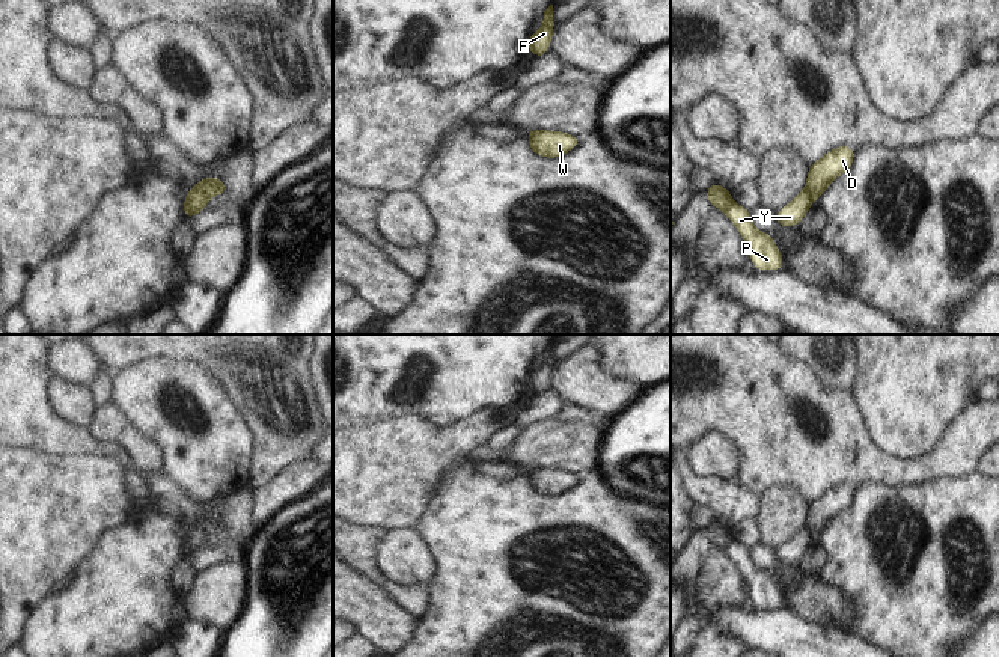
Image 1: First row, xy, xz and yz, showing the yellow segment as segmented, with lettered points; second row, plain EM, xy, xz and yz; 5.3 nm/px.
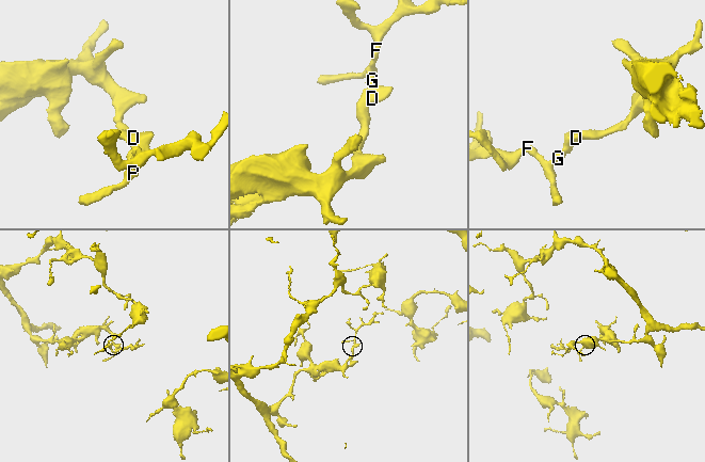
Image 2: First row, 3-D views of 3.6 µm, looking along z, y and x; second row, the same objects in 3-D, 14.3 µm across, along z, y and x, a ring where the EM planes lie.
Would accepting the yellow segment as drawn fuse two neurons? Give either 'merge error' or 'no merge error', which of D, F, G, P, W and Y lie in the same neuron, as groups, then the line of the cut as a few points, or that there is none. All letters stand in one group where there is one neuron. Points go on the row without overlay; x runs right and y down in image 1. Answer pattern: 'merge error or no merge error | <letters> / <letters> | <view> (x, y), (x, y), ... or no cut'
merge error | D W / F G P Y | xy (193, 526), (207, 537)

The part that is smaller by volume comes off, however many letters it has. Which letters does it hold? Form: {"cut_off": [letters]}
{"cut_off": ["F", "G", "P", "Y"]}

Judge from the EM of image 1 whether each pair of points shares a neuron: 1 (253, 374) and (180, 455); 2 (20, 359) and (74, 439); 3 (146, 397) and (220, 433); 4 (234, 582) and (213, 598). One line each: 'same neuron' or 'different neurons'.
1: different neurons
2: same neuron
3: same neuron
4: same neuron

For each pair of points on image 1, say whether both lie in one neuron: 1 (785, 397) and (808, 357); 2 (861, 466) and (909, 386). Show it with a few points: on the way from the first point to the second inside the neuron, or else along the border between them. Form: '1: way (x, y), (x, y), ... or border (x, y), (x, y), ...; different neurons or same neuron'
1: border (779, 350), (791, 359), (803, 360), (829, 389); different neurons
2: border (859, 412), (870, 439), (888, 454), (906, 460); different neurons

